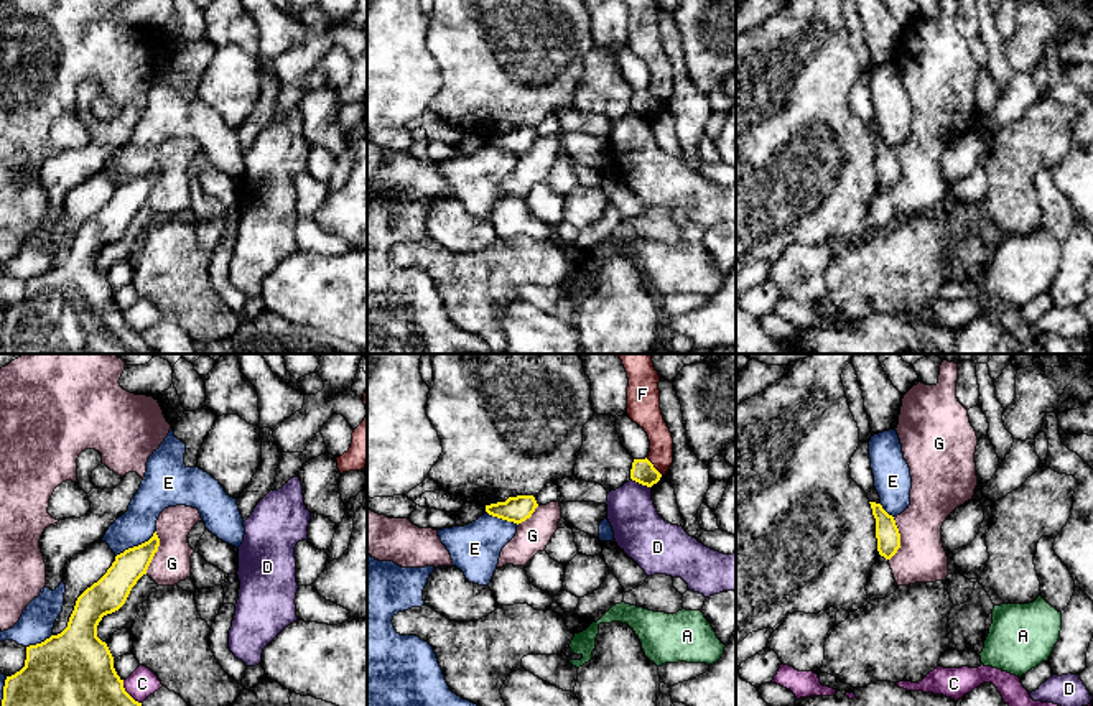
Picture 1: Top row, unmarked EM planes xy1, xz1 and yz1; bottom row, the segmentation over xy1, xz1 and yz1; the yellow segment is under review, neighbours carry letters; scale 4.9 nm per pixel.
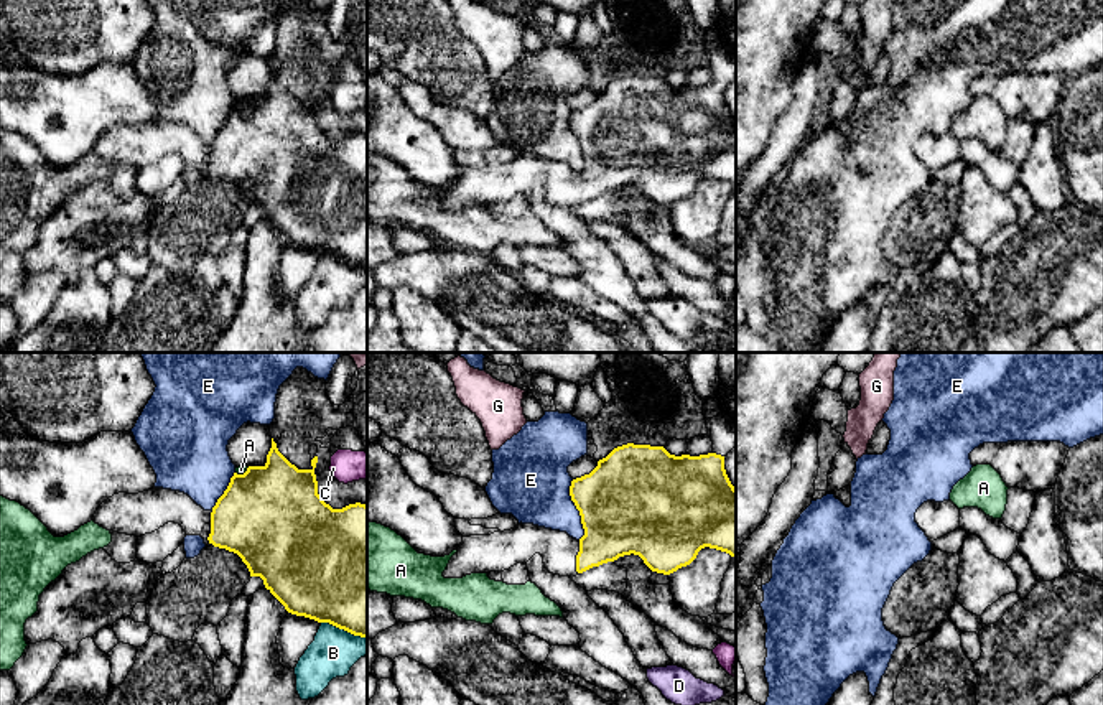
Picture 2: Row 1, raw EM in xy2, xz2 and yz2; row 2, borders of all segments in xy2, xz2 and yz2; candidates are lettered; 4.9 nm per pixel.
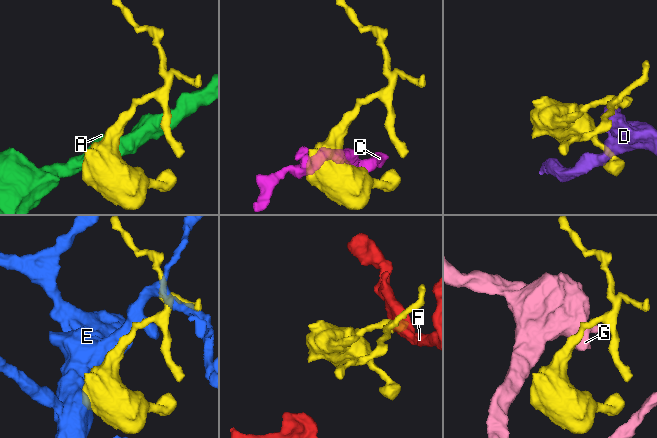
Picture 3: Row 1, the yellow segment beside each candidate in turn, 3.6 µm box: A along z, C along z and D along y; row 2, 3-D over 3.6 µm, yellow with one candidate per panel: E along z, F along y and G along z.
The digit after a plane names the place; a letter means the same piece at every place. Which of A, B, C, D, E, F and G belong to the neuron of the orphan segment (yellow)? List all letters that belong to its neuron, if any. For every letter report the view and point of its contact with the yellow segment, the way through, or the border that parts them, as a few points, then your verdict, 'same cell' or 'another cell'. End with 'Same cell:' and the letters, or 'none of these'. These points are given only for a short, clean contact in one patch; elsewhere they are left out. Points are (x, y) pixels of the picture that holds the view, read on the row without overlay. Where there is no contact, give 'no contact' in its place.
A: xy2 (244, 104) | along xy2 (249, 98), (242, 104), (236, 104) | another cell
B: xy2 (344, 261) | another cell
C: xy1 (127, 325) | along xy1 (122, 311), (122, 318), (140, 334) | another cell
D: xz1 (641, 114) | along xz1 (631, 109), (651, 119) | another cell
E: xz2 (577, 139) | another cell
F: xz1 (652, 97) | another cell
G: xy1 (157, 181) | along xy1 (155, 162), (158, 181), (145, 204) | another cell
Same cell: none of these

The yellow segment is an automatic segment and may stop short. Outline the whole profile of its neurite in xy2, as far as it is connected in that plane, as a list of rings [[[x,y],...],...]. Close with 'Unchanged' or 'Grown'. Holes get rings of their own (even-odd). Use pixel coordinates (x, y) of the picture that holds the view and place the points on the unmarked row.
[[[272,69],[267,94],[249,97],[244,105],[234,104],[211,142],[184,124],[151,119],[138,125],[114,125],[99,137],[92,152],[135,168],[168,153],[179,155],[186,166],[201,166],[207,178],[237,184],[250,208],[260,208],[288,244],[367,268],[367,137],[356,133],[333,140],[326,135],[318,125],[316,94],[318,87],[311,91],[311,100],[298,100]]]. Grown

